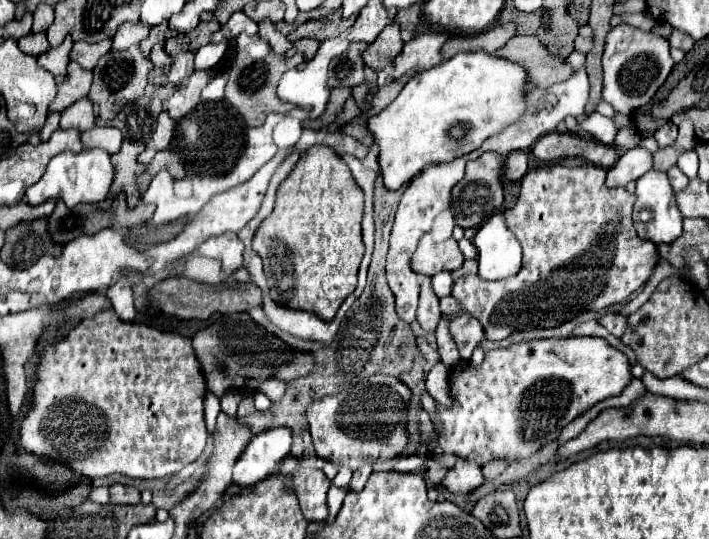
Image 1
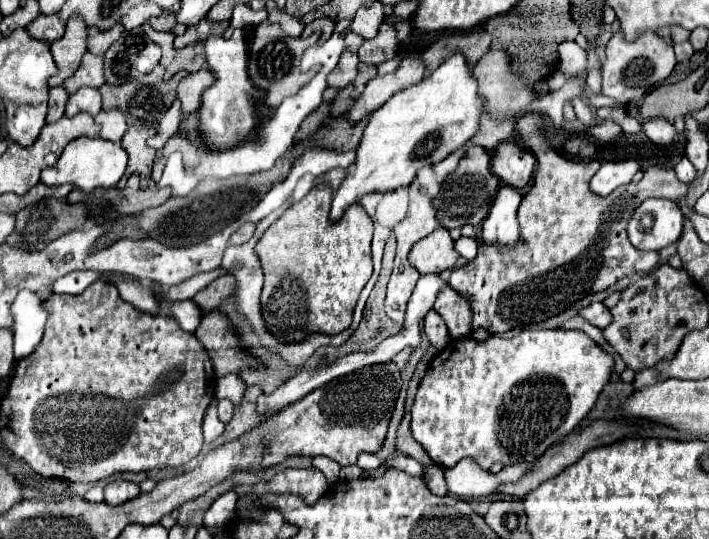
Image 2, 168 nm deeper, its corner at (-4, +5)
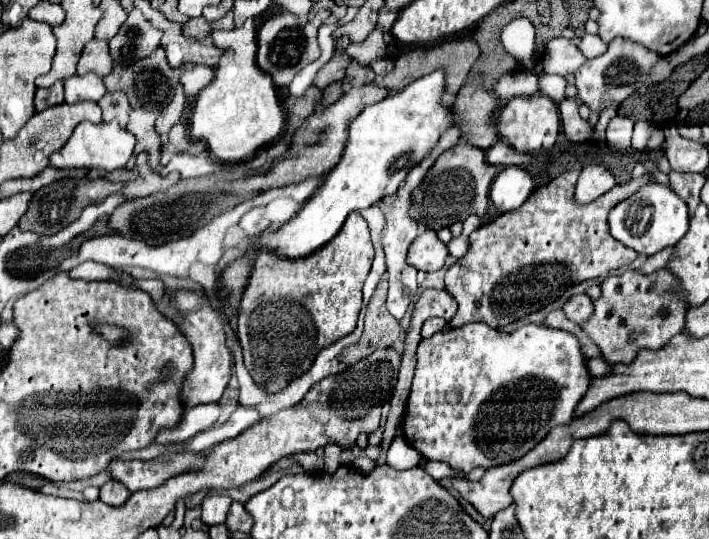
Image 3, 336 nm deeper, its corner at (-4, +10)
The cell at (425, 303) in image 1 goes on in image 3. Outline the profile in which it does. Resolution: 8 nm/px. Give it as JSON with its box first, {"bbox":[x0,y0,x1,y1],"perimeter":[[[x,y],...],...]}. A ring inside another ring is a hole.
{"bbox":[421,318,445,338],"perimeter":[[[431,318],[431,320],[425,320],[423,328],[421,328],[421,336],[423,338],[431,338],[433,334],[441,332],[441,328],[445,326],[445,320],[443,318]]]}

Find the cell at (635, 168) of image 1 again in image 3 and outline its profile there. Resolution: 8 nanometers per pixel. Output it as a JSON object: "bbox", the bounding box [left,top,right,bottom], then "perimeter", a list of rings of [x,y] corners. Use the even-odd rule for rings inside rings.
{"bbox":[575,164,617,204],"perimeter":[[[589,164],[581,170],[575,188],[575,198],[581,204],[591,202],[601,194],[605,194],[607,190],[611,190],[615,184],[617,184],[615,174],[605,164]]]}

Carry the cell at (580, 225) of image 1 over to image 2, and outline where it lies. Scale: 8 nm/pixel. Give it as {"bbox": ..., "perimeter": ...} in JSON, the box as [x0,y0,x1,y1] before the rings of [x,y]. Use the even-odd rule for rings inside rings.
{"bbox":[449,113,689,333],"perimeter":[[[527,113],[517,119],[515,131],[521,139],[521,145],[527,147],[535,159],[537,159],[537,171],[535,171],[535,183],[533,191],[529,191],[519,207],[517,221],[519,221],[519,245],[513,249],[507,247],[479,247],[479,253],[473,261],[467,265],[453,269],[449,277],[449,287],[461,293],[473,313],[471,329],[485,329],[489,333],[505,333],[515,327],[527,327],[545,321],[551,315],[559,315],[567,307],[571,307],[575,301],[583,299],[589,293],[599,293],[611,287],[621,277],[633,277],[633,275],[647,275],[655,269],[659,255],[651,251],[639,251],[633,245],[629,245],[629,239],[625,235],[627,223],[631,213],[643,203],[647,197],[681,197],[689,193],[689,185],[681,183],[673,169],[663,167],[647,167],[643,173],[643,179],[639,183],[627,183],[615,193],[607,197],[599,197],[589,191],[589,181],[595,175],[595,171],[601,167],[597,159],[590,162],[577,162],[563,157],[557,153],[545,139],[545,127],[547,119],[539,113]]]}

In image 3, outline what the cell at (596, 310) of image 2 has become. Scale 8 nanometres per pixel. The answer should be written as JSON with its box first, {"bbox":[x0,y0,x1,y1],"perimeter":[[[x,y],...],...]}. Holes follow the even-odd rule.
{"bbox":[563,294,591,324],"perimeter":[[[579,294],[579,296],[573,296],[565,306],[563,306],[563,312],[569,320],[577,322],[577,324],[583,324],[583,320],[587,320],[587,316],[591,316],[591,298],[587,294]]]}

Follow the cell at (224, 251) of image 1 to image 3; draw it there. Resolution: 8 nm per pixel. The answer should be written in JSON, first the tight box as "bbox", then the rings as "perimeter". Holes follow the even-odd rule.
{"bbox":[239,208,269,238],"perimeter":[[[253,208],[253,210],[249,210],[249,212],[241,218],[239,226],[241,226],[241,230],[245,232],[245,236],[251,238],[251,236],[261,234],[261,232],[269,226],[269,220],[265,218],[263,208]]]}

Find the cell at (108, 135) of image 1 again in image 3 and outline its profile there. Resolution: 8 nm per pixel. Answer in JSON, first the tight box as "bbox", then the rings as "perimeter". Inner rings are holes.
{"bbox":[99,92,131,124],"perimeter":[[[107,92],[99,100],[99,106],[103,110],[103,122],[119,120],[119,124],[127,124],[131,108],[129,108],[127,96],[123,92]]]}

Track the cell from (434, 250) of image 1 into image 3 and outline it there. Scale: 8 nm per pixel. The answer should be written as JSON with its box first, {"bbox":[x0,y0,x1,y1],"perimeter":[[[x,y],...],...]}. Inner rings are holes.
{"bbox":[407,230,449,272],"perimeter":[[[427,230],[425,234],[417,236],[409,246],[407,262],[421,272],[435,272],[443,268],[447,256],[449,256],[447,244],[439,240],[437,232]]]}

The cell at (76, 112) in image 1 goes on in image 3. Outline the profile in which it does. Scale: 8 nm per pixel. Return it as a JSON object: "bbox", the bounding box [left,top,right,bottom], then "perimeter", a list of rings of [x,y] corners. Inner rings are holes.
{"bbox":[65,74,105,104],"perimeter":[[[85,74],[85,76],[71,76],[65,80],[65,102],[75,104],[83,100],[99,102],[105,96],[105,84],[99,76],[95,74]]]}

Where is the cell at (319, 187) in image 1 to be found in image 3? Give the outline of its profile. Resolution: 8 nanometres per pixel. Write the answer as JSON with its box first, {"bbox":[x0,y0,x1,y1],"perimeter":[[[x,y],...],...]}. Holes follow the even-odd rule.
{"bbox":[237,212,371,392],"perimeter":[[[359,212],[347,216],[335,240],[311,256],[291,260],[271,250],[257,252],[249,288],[243,292],[237,314],[237,334],[245,364],[261,386],[269,392],[285,388],[291,378],[311,366],[321,348],[353,332],[361,310],[361,288],[371,262],[371,234]]]}

